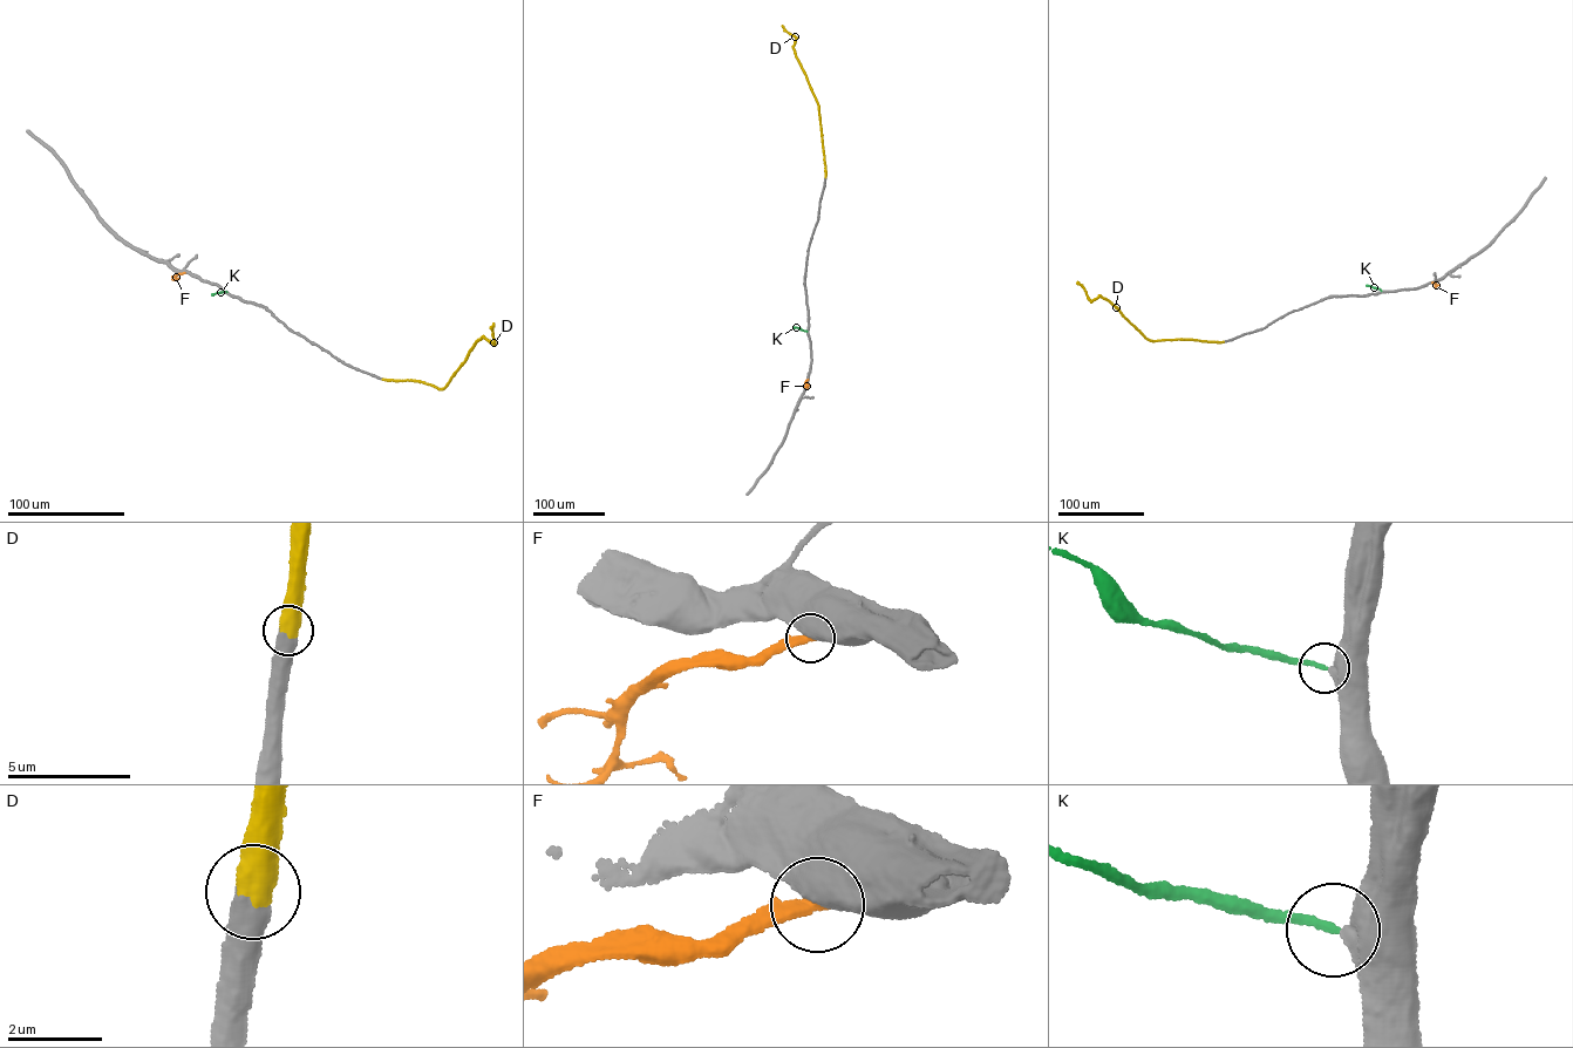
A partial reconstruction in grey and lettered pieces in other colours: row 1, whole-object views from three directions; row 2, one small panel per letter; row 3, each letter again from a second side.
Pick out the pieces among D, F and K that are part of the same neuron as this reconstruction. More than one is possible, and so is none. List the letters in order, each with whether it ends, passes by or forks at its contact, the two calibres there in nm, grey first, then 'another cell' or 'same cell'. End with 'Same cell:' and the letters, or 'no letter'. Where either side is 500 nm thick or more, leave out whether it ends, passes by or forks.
D: calibres 550 and 650 nm; same cell
F: calibres 800 and 320 nm; another cell
K: calibres 650 and 170 nm; same cell
Same cell: D, K

